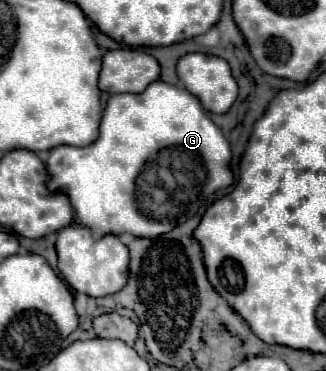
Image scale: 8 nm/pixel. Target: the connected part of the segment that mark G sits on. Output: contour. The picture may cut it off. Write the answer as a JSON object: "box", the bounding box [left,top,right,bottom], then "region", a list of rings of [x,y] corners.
{"box":[45,81,233,237],"region":[[[153,81],[141,93],[117,93],[109,97],[101,119],[101,133],[95,143],[87,147],[59,145],[51,149],[45,163],[49,171],[47,187],[69,197],[79,223],[89,227],[95,237],[121,233],[159,237],[187,217],[191,201],[199,197],[199,191],[217,193],[233,183],[229,159],[229,141],[205,113],[199,99],[177,85]]]}

